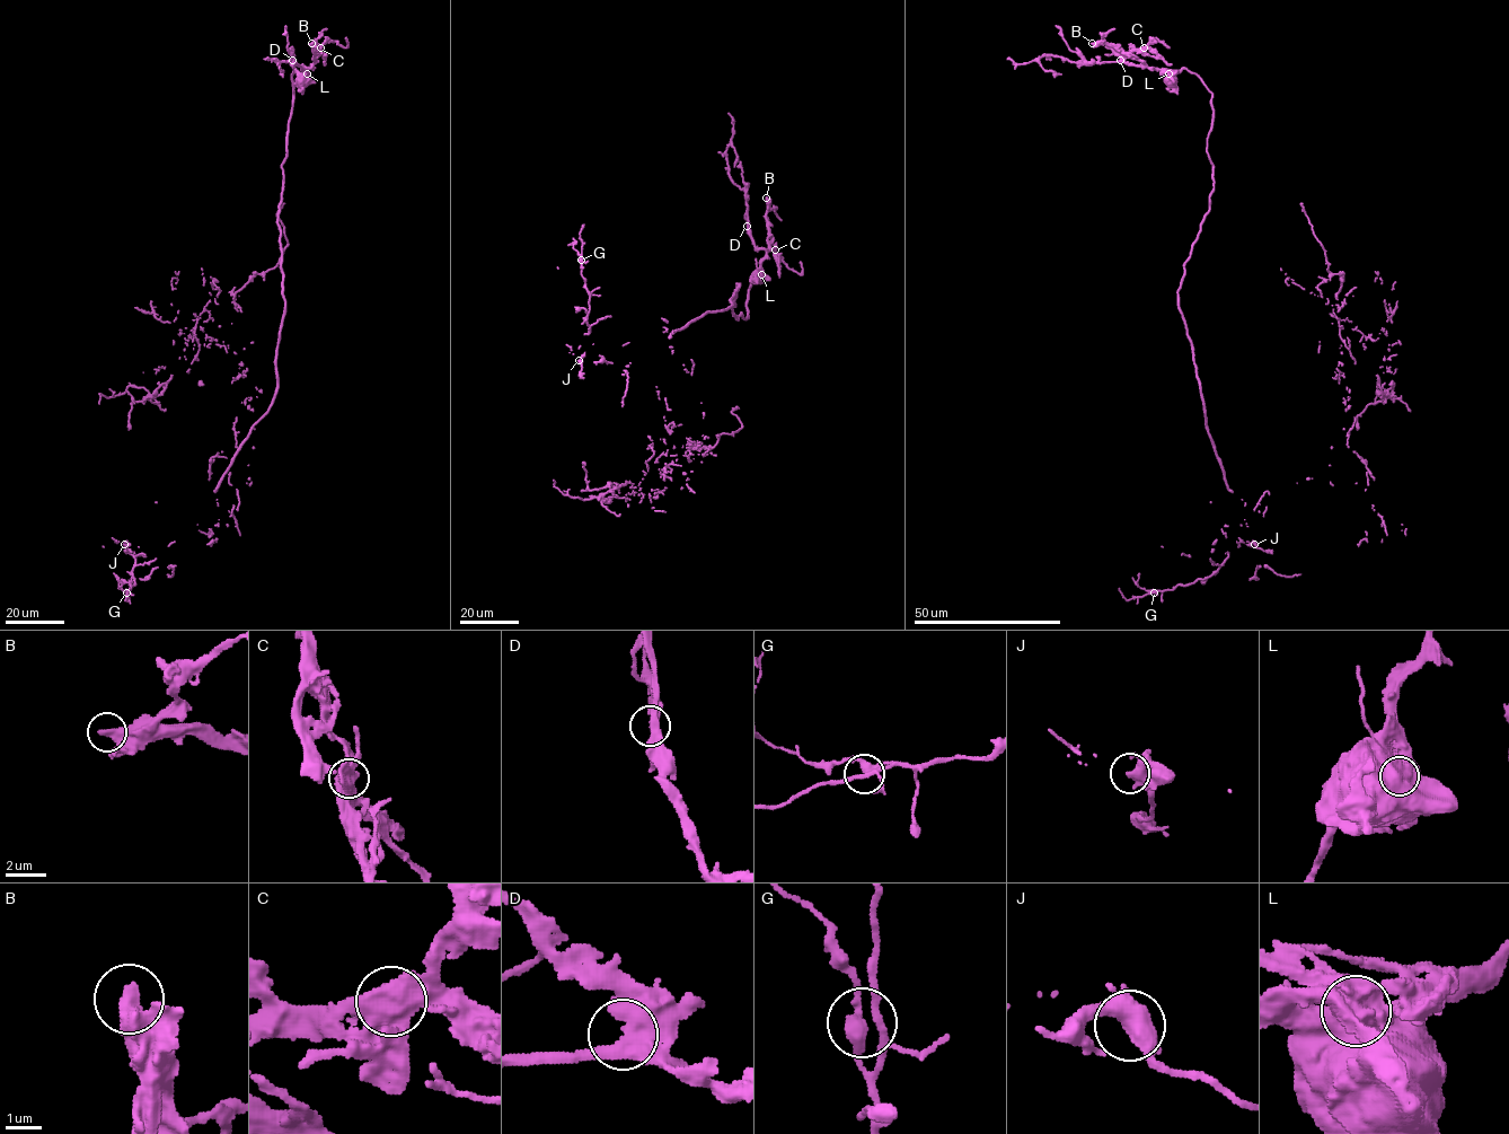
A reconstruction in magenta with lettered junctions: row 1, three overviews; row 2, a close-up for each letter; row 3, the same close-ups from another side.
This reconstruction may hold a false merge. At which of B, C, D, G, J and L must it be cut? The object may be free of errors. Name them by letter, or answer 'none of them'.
L

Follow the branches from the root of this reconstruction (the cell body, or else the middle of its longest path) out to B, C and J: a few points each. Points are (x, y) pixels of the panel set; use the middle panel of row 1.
B: (756, 278), (752, 275), (761, 267), (768, 248), (766, 198)
C: (756, 278), (752, 275), (761, 267), (769, 237), (775, 251)
J: (756, 278), (747, 318), (738, 283), (672, 351), (665, 331), (623, 344), (625, 371), (579, 360)

